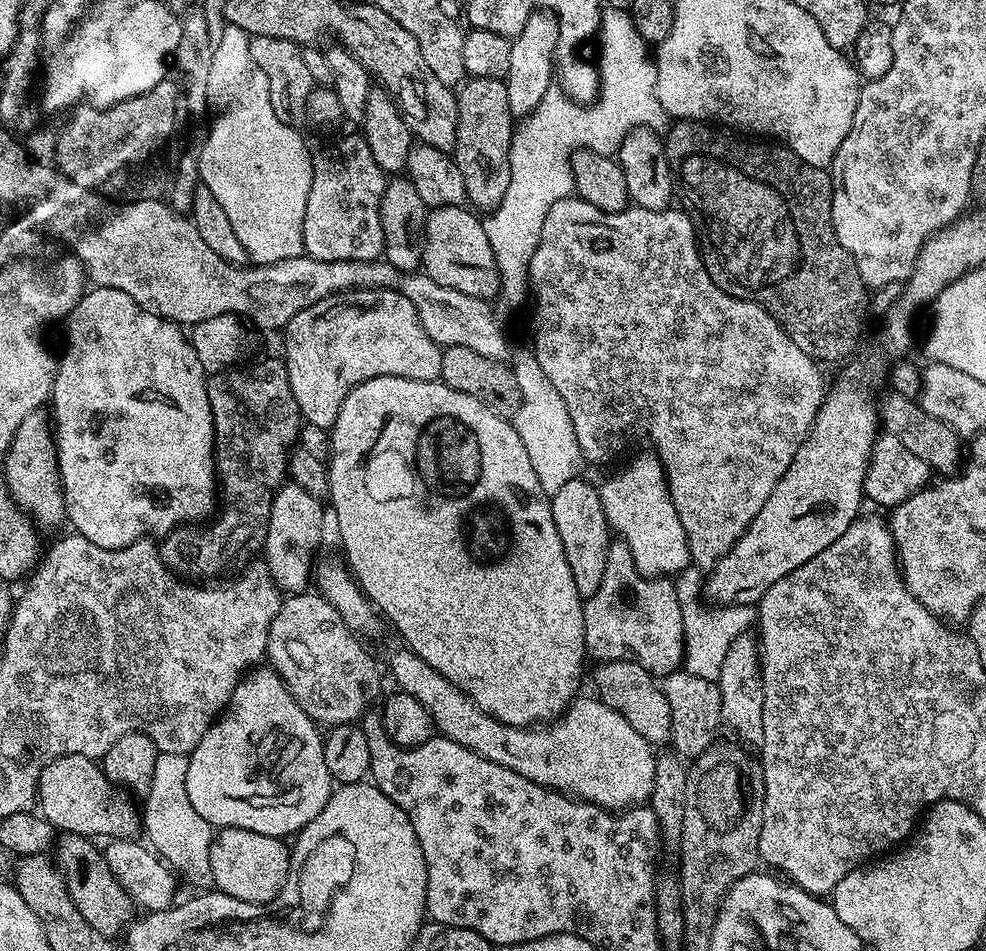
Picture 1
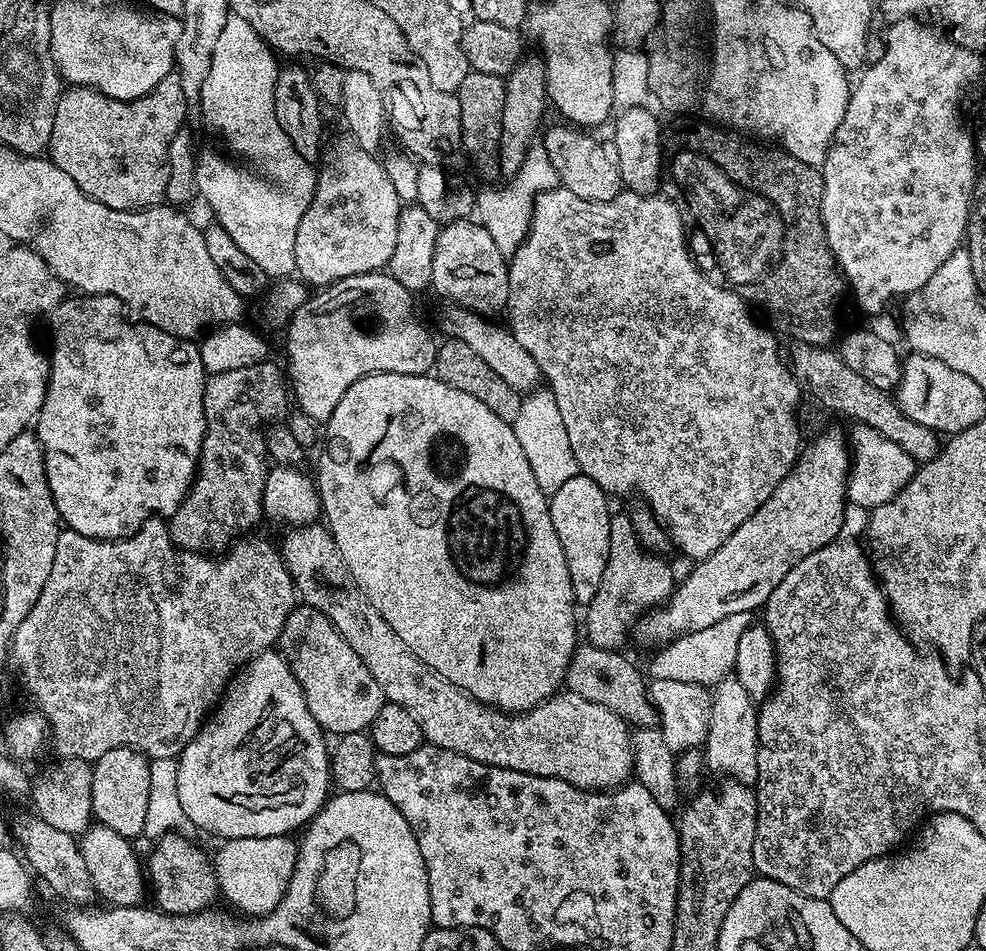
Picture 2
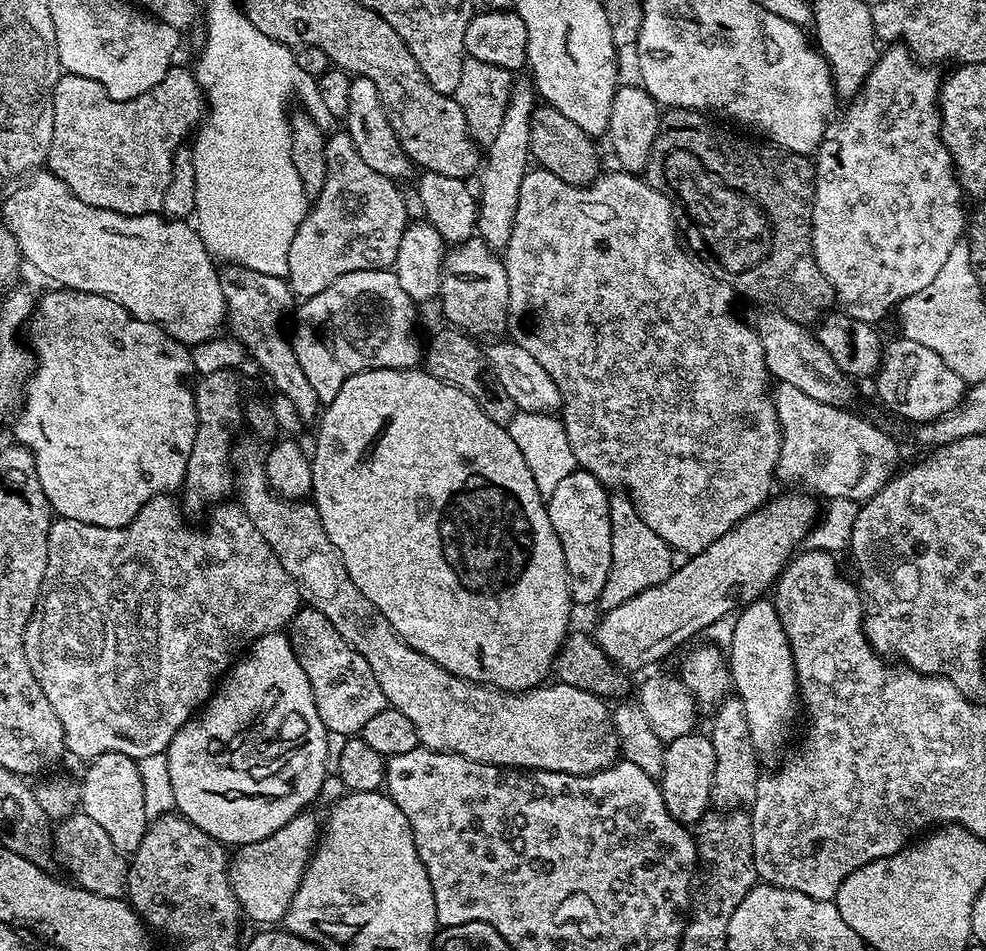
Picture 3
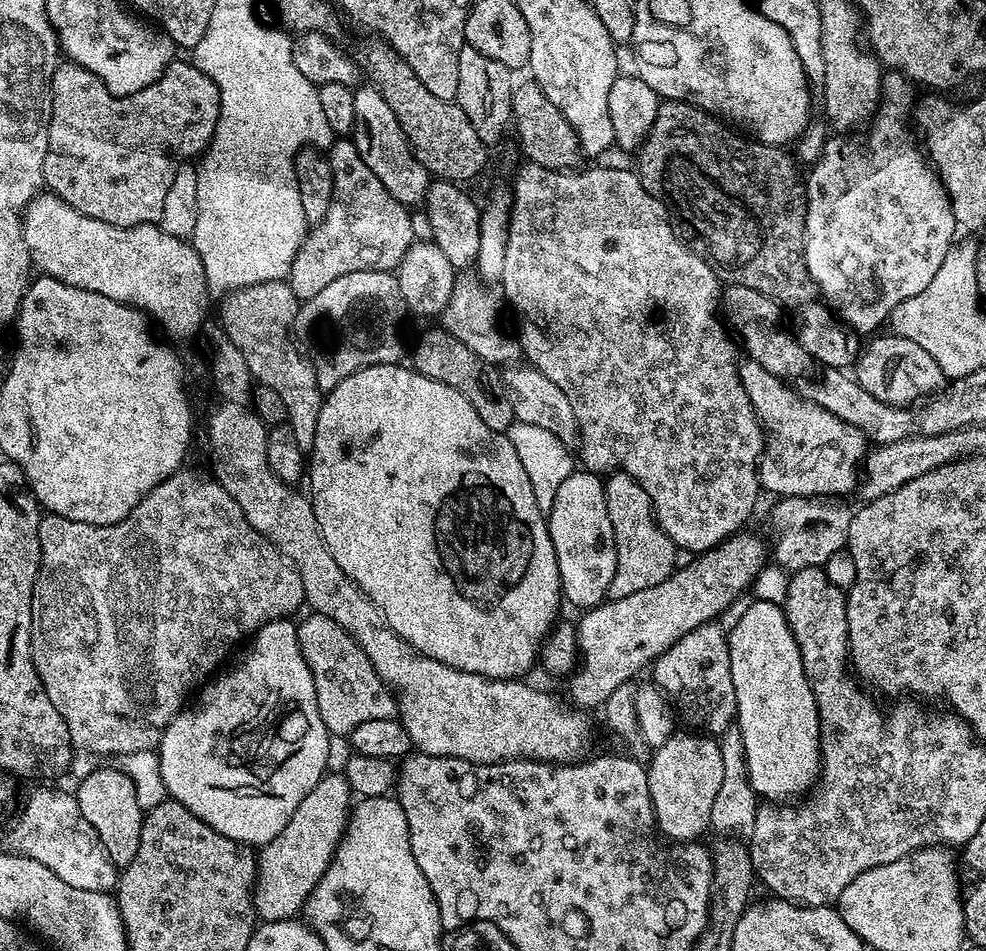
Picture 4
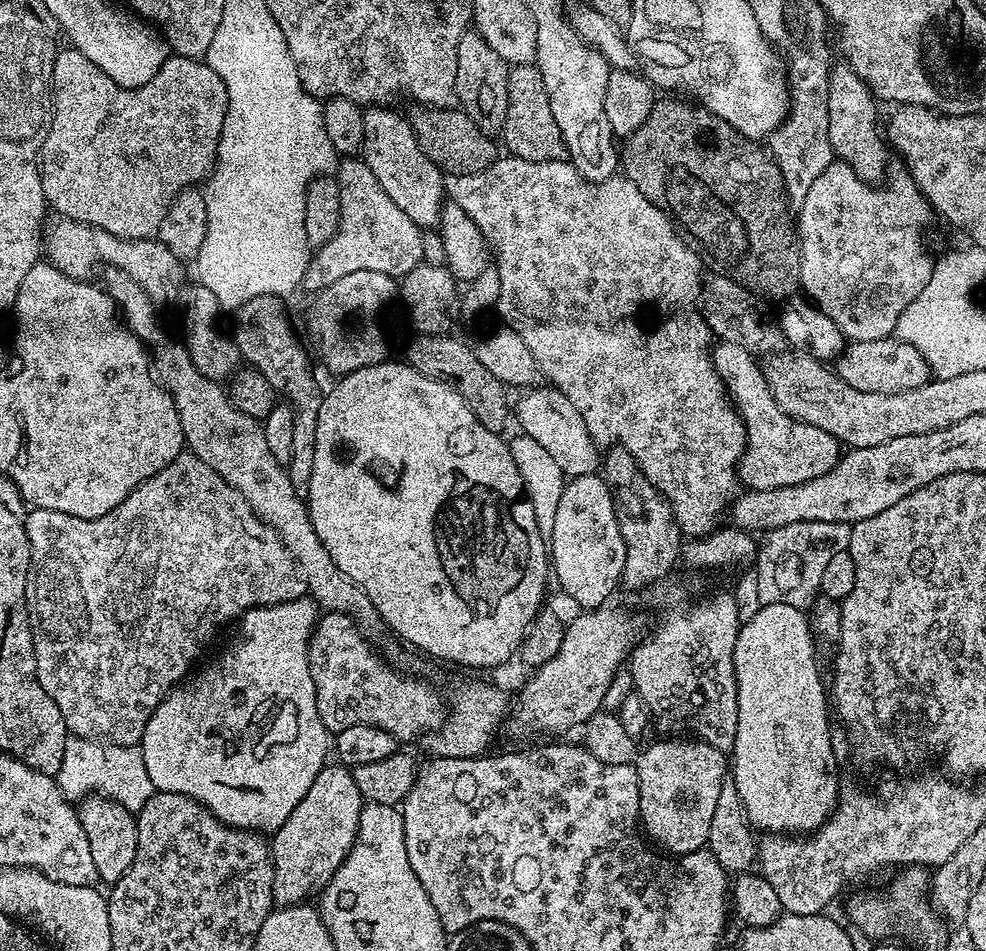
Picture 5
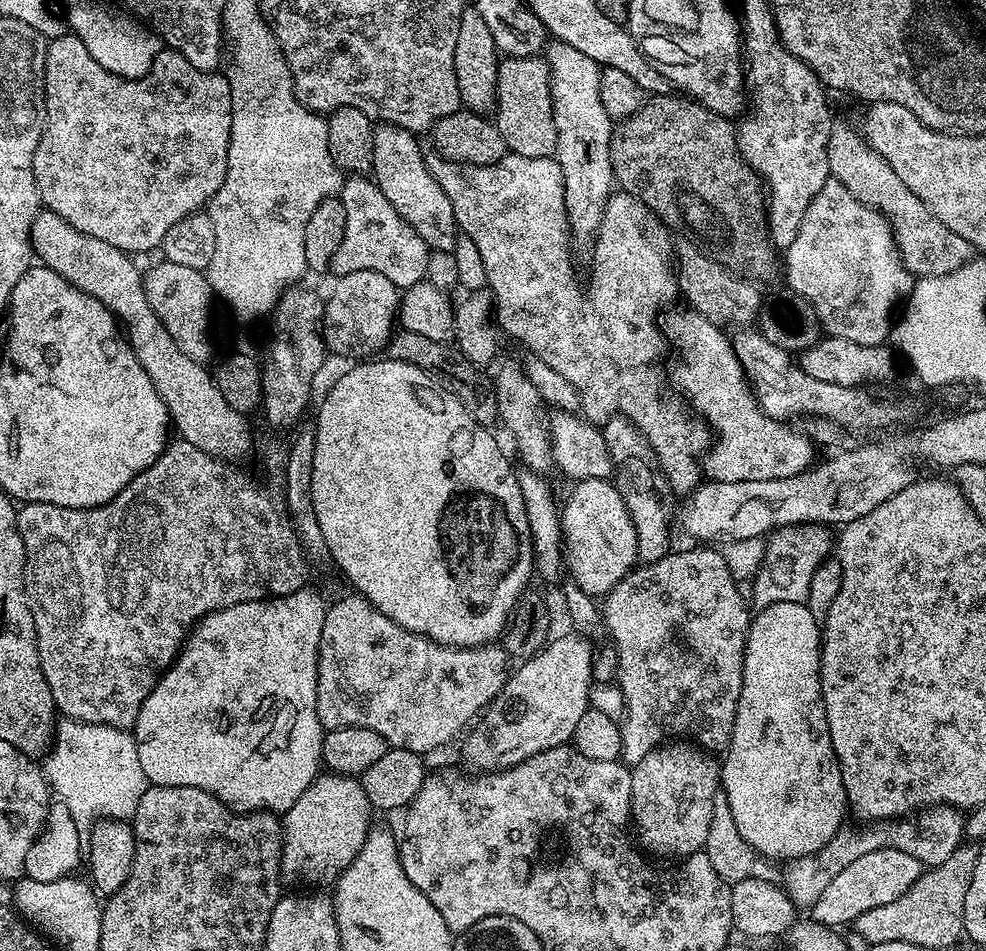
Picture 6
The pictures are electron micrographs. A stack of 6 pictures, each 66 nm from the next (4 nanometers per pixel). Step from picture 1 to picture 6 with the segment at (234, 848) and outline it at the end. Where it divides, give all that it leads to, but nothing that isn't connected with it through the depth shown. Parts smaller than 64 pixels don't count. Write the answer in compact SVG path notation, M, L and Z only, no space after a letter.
M336 773L317 775L294 806L283 815L281 879L302 884L332 884L365 844L372 826L372 807L357 777Z

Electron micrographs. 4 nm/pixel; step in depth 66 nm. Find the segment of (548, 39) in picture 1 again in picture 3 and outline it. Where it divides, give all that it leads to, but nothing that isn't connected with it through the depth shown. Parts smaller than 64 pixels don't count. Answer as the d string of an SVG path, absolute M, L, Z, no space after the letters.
M513 83L512 93L506 106L506 118L502 118L502 130L494 137L494 142L486 146L486 159L479 173L480 190L478 188L478 203L476 229L479 239L485 240L493 250L503 250L508 247L510 234L516 217L518 194L522 190L522 178L530 170L532 160L532 115L538 107L538 93L531 83Z

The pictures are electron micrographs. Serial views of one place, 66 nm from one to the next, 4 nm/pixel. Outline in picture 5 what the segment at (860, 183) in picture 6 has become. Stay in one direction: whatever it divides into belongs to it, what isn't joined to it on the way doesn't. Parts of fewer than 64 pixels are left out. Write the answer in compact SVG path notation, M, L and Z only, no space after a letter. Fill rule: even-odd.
M837 63L828 74L830 82L830 146L833 157L841 164L848 164L865 182L876 182L880 175L883 177L889 171L888 156L882 132L876 129L876 107L878 101L868 89L868 84L854 74L847 64ZM881 140L881 141L880 141ZM885 148L885 150L884 150ZM888 168L888 169L887 169ZM885 171L885 172L884 172ZM884 172L884 173L883 173Z

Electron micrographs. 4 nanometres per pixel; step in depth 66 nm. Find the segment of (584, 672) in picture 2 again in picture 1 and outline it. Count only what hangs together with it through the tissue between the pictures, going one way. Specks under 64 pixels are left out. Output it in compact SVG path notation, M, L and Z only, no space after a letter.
M631 658L606 660L595 665L592 680L596 683L595 695L606 706L618 710L642 738L653 746L667 745L672 739L670 704L666 700L657 677Z

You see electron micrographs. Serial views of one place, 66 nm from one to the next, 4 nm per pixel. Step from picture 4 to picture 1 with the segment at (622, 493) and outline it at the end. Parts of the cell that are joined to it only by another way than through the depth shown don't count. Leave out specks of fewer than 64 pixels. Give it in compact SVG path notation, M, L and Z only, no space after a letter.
M616 538L608 545L608 553L606 554L606 571L602 573L602 583L599 584L598 590L594 590L592 596L584 600L584 646L589 657L593 656L593 661L603 662L606 660L618 660L628 657L637 660L641 666L649 669L653 676L663 678L669 673L677 671L684 662L684 632L683 632L683 616L682 606L678 604L678 596L675 594L675 586L673 581L668 578L653 578L651 576L643 576L642 573L634 566L634 556L630 554L630 546L626 546L624 541Z

